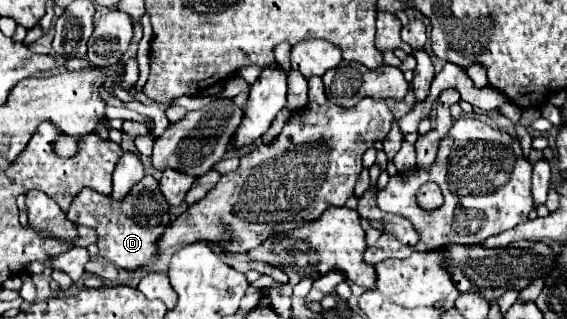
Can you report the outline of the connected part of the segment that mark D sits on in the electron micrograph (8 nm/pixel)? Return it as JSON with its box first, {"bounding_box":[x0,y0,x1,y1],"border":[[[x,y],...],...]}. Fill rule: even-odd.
{"bounding_box":[68,176,170,270],"border":[[[146,176],[140,184],[136,184],[122,202],[90,188],[82,190],[74,198],[68,218],[80,226],[94,228],[98,232],[100,256],[108,262],[114,262],[122,270],[138,270],[152,264],[160,254],[156,242],[160,240],[160,234],[164,234],[164,226],[170,222],[168,202],[164,200],[162,192],[158,190],[158,182],[152,176]]]}

